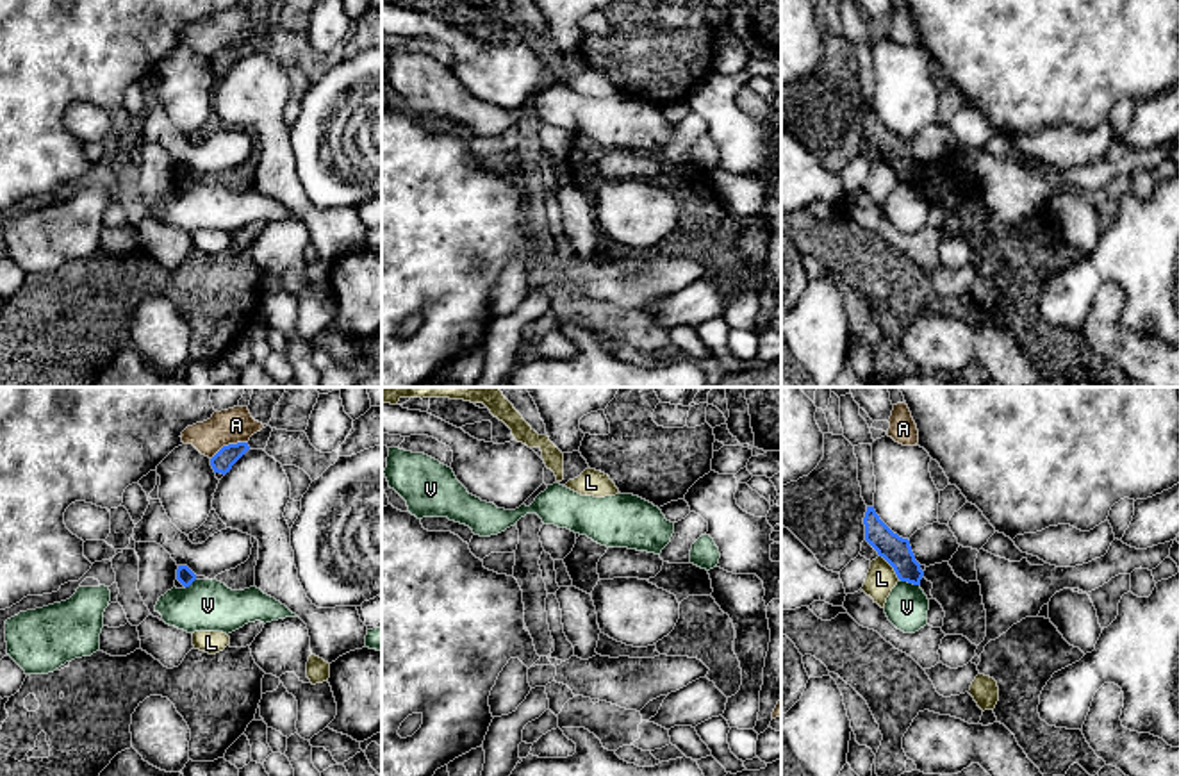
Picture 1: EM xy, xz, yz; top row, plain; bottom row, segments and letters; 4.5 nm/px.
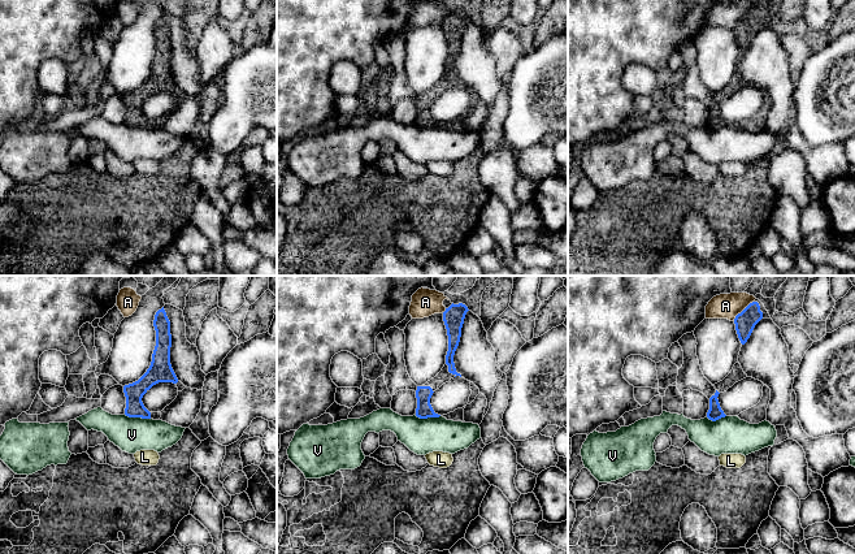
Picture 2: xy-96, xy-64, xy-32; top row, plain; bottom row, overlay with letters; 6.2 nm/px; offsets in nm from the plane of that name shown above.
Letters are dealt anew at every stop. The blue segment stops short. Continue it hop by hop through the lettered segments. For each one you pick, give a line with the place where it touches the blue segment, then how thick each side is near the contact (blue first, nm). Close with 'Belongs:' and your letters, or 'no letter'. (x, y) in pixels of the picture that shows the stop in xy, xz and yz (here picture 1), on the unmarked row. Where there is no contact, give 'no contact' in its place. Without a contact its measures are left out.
Belongs: no letter

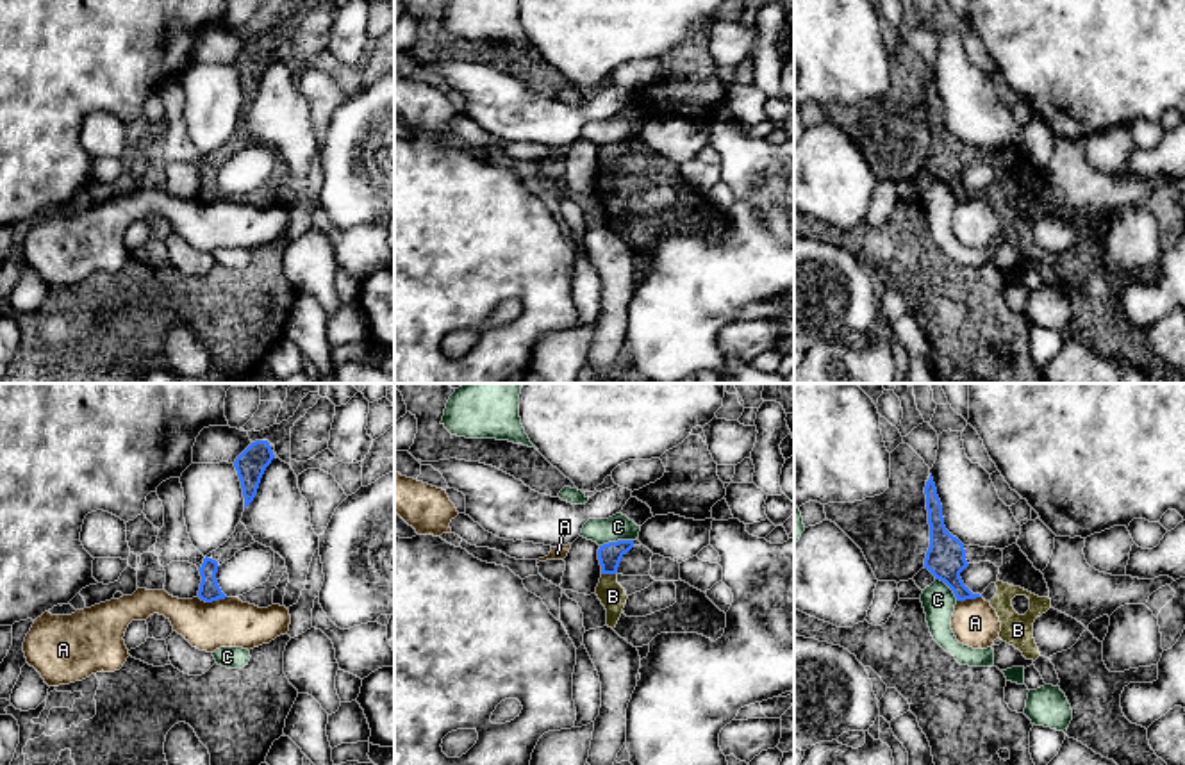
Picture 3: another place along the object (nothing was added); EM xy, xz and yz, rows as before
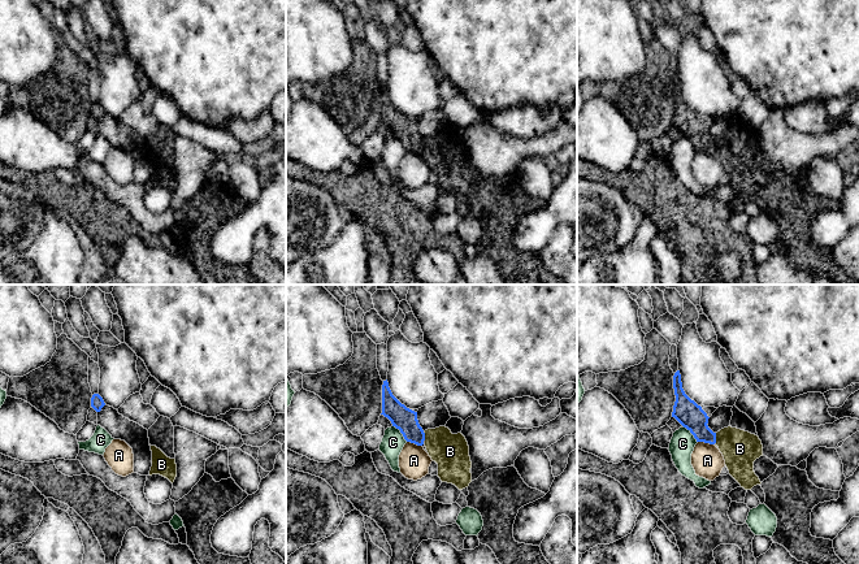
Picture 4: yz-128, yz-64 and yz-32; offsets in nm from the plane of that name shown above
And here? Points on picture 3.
B: xz (609, 173) | 110/120 nm
Belongs: B

